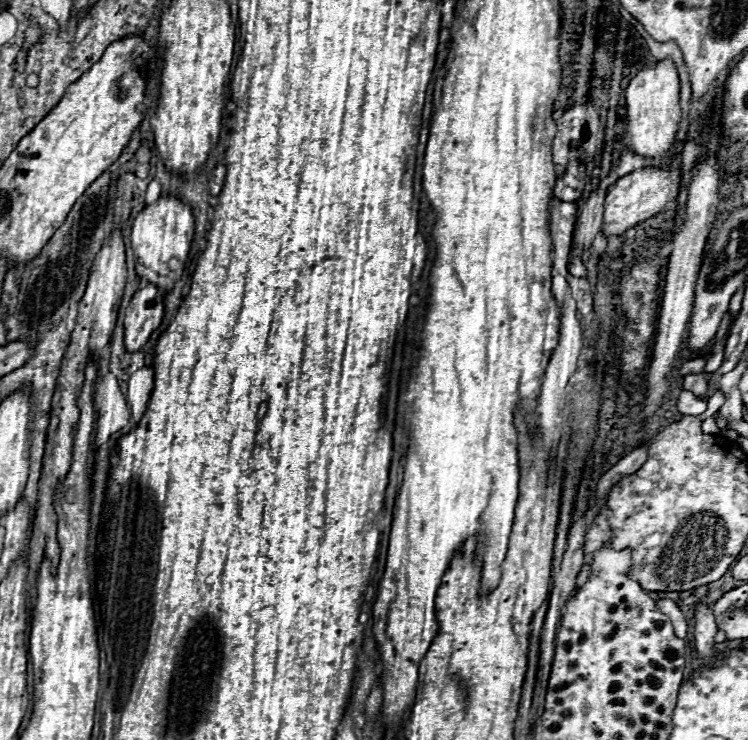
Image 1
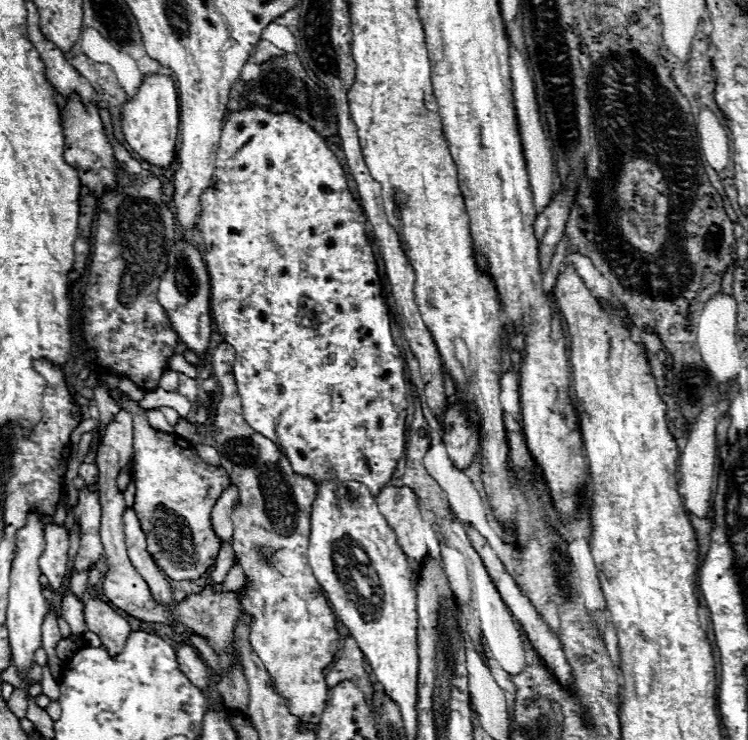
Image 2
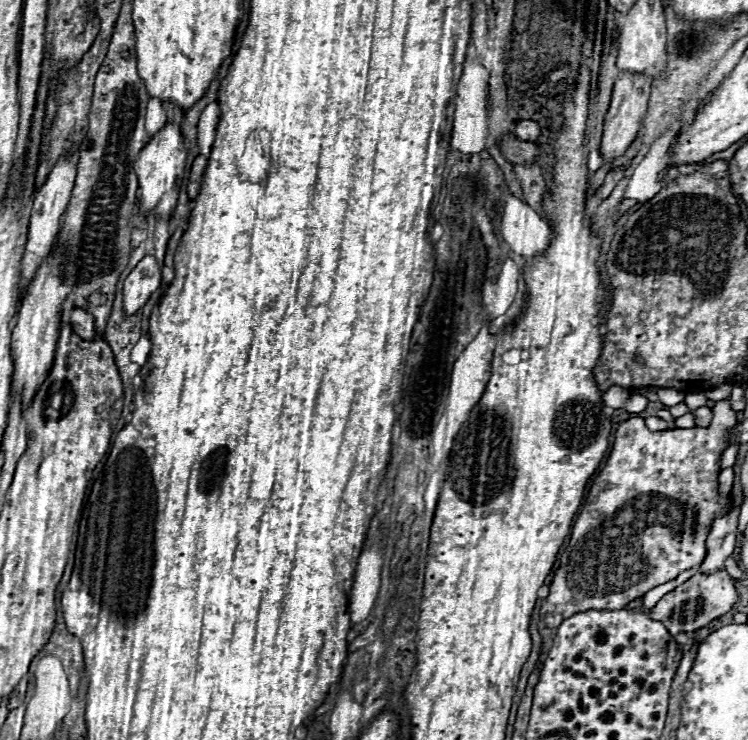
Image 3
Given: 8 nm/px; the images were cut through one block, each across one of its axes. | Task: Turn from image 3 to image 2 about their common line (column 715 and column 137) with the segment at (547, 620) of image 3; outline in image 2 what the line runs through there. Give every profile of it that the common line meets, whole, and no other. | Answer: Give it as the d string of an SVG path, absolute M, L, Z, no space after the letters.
M122 394L124 402L120 404L122 408L130 410L134 414L134 442L132 442L132 478L136 484L136 496L134 496L134 512L136 518L140 520L140 528L144 528L146 534L146 548L152 560L156 560L156 566L172 580L196 580L204 576L204 572L214 566L218 550L222 542L214 536L212 524L210 524L210 512L222 492L228 488L230 480L228 474L220 466L212 466L204 462L198 454L196 448L180 438L178 434L164 434L160 430L154 430L148 424L146 410L136 406L134 400L130 400L126 394Z

